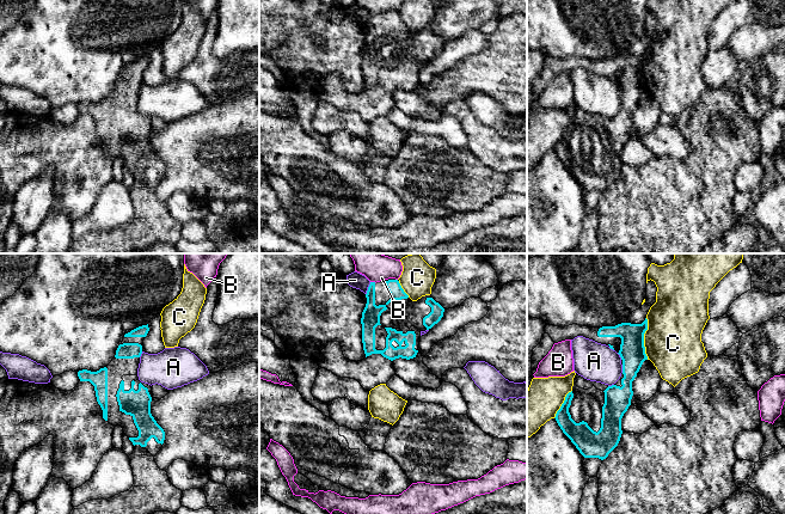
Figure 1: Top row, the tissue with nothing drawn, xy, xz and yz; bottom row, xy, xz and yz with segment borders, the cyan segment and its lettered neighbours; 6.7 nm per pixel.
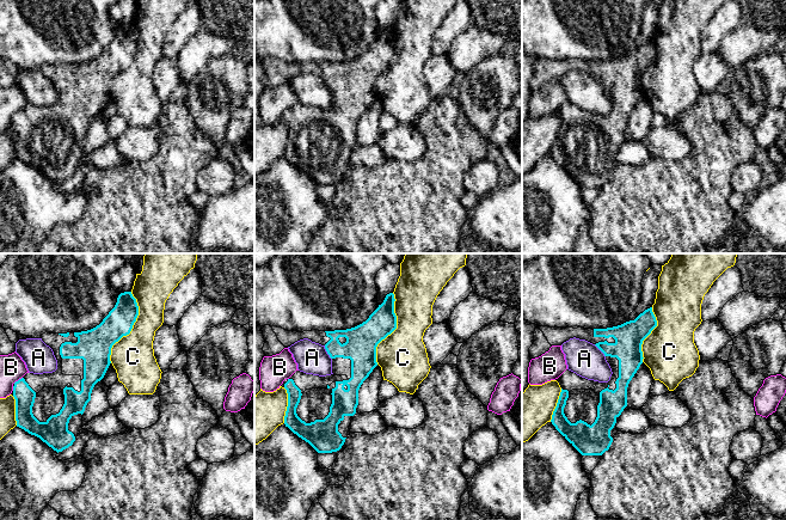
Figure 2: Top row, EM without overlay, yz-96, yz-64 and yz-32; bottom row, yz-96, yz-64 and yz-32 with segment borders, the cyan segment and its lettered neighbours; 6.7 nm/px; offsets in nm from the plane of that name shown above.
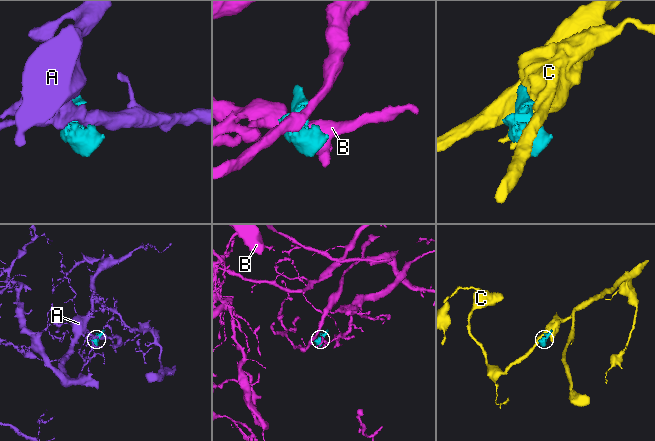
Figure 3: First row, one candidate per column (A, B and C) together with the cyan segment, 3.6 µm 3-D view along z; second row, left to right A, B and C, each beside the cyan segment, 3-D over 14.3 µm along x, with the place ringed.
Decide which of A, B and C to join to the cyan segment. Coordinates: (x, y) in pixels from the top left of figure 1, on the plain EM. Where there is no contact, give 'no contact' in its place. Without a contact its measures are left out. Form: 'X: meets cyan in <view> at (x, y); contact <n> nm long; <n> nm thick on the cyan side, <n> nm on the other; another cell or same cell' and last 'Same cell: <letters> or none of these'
A: meets cyan in xz at (368, 20); contact 90 nm long; 130 nm thick on the cyan side, 110 nm on the other; another cell
B: meets cyan in xz at (373, 14); contact 40 nm long; 130 nm thick on the cyan side, 100 nm on the other; another cell
C: meets cyan in yz at (643, 71); contact 280 nm long; 180 nm thick on the cyan side, 380 nm on the other; another cell
Same cell: none of these

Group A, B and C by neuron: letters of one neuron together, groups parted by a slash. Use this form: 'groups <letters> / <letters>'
groups A / B / C

